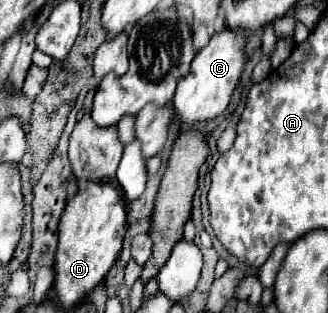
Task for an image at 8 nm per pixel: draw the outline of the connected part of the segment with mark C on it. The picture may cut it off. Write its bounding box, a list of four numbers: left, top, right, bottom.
[172,29,246,123]

